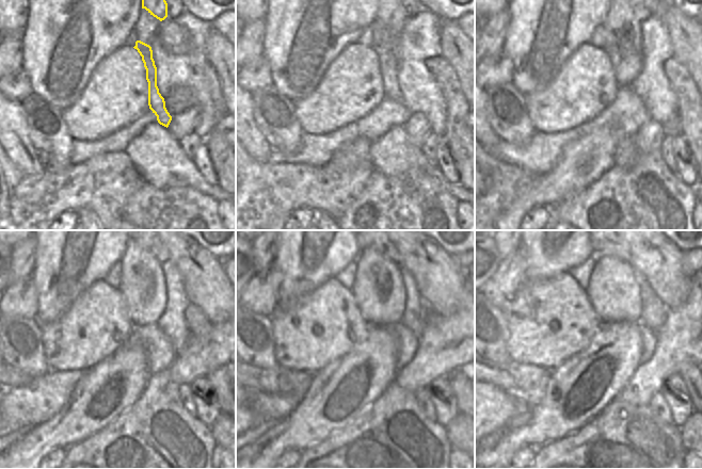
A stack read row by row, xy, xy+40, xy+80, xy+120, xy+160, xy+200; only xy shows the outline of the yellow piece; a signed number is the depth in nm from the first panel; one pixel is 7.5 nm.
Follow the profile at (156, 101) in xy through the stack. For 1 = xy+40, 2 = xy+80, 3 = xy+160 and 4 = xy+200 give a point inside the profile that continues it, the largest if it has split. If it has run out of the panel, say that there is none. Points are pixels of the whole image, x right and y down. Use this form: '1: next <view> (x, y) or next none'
1: next xy+40 (392, 16)
2: next xy+80 (623, 45)
3: next xy+160 (379, 289)
4: next xy+200 (613, 290)

